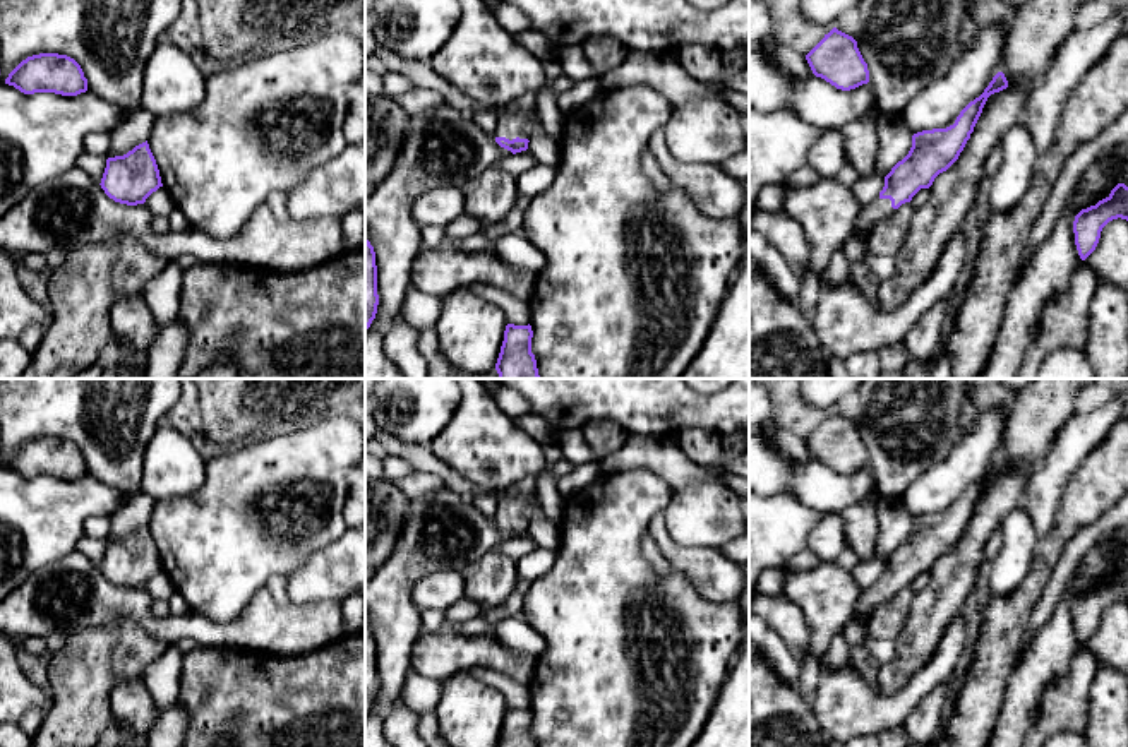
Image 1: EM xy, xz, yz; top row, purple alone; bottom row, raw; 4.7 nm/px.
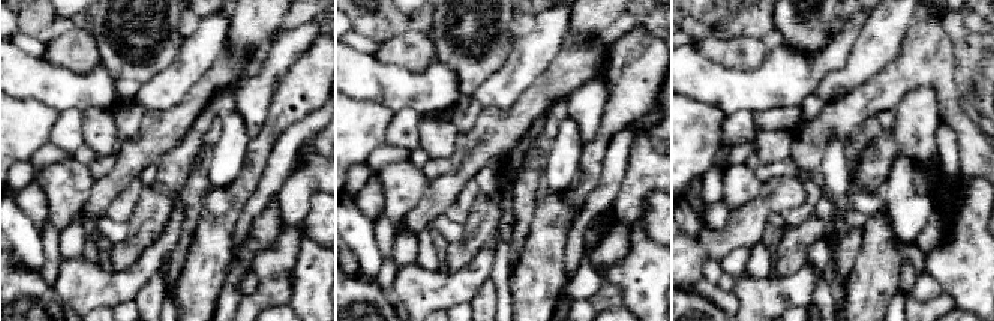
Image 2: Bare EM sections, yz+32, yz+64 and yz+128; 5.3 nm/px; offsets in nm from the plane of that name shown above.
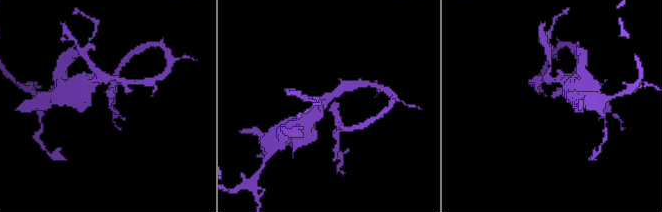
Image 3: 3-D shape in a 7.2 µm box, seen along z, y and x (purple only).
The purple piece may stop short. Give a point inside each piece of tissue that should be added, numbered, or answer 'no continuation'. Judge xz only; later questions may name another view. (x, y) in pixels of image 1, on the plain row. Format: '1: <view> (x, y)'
1: xz (511, 509)

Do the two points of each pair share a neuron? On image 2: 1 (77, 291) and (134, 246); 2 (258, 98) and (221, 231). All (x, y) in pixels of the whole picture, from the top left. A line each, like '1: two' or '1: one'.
1: two
2: two

